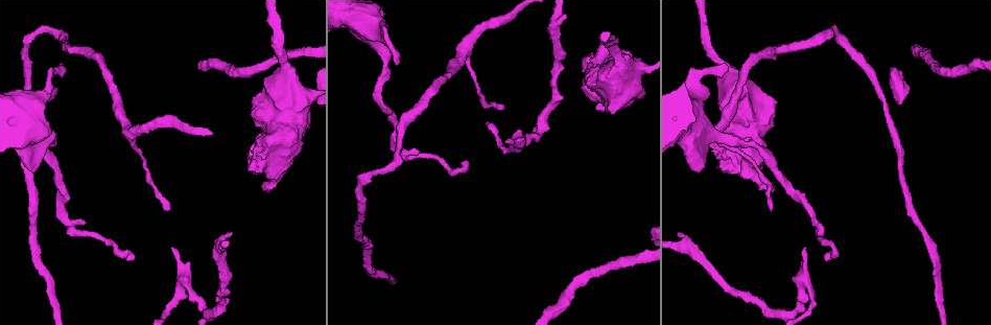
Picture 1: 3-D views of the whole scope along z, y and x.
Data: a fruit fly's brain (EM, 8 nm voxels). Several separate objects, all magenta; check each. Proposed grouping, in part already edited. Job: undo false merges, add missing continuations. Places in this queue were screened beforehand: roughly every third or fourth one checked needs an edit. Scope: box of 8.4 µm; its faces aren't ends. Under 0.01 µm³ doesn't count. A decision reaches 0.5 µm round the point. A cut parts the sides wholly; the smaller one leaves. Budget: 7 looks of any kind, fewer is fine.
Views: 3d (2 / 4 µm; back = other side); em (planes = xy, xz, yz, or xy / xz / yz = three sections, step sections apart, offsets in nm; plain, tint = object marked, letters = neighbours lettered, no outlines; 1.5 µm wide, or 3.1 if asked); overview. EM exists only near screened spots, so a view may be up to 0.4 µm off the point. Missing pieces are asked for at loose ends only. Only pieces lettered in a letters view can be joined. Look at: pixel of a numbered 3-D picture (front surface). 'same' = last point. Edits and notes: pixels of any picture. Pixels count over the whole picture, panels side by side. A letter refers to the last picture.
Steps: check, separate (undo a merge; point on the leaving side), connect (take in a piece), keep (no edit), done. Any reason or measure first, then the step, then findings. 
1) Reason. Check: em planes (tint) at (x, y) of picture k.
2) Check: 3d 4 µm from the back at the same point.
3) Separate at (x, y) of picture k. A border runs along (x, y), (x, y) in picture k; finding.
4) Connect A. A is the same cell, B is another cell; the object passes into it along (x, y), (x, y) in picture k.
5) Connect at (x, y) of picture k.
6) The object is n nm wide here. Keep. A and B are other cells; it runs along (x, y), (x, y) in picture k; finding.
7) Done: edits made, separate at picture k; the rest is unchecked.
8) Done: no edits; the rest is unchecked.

An open end. Check: em planes (letters) at (596, 109) of picture 1.

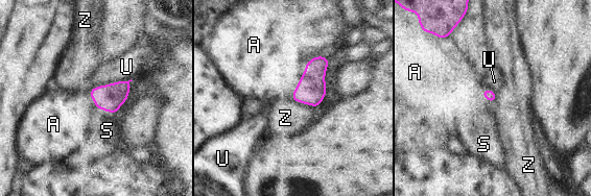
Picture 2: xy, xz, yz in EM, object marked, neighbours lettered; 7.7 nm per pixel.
Connect S. S is the same cell, A, U and Z are other cells; the object passes into it along (111, 97), (105, 109), (107, 130) in picture 2; the neuron continues.

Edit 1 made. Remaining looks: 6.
Check: 3d 2 µm at (806, 248) of picture 1.

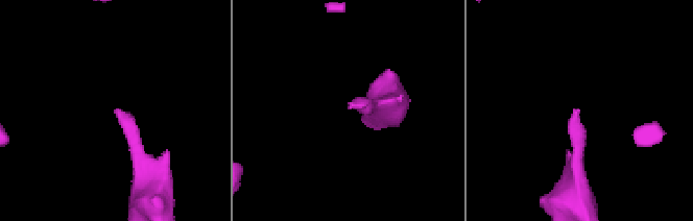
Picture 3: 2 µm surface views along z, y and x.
Need the tissue. Check: em planes (letters) at (576, 109) of picture 3.

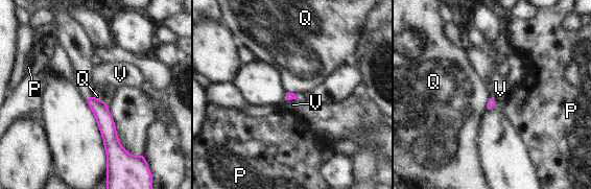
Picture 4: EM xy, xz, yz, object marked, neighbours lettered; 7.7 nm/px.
Keep. P, Q and V are other cells; a border runs along (492, 94), (496, 100) in picture 4; none of them fits.

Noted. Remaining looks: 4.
Free end. Check: em planes (letters) at (699, 172) of picture 1.

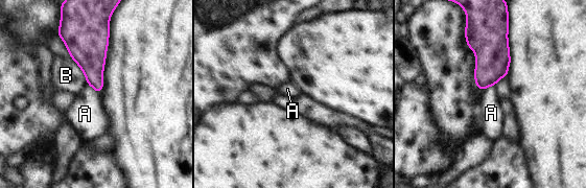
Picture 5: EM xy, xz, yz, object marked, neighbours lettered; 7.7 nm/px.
Keep. A and B are other cells; a border runs along (494, 85), (490, 85), (482, 91) in picture 5; none of them fits.

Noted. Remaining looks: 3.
Done: edits made, connect at picture 2; the rest is unchecked.

